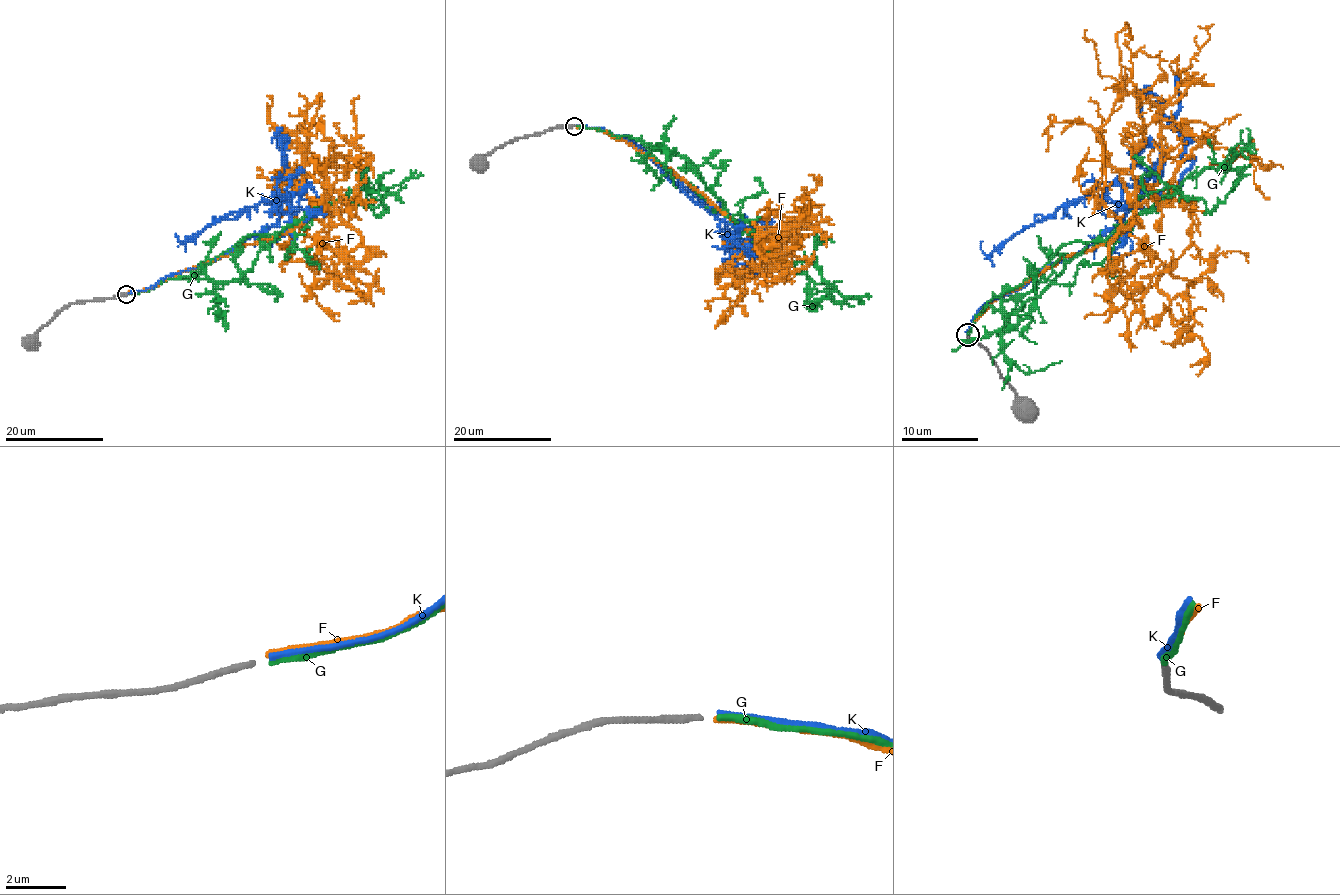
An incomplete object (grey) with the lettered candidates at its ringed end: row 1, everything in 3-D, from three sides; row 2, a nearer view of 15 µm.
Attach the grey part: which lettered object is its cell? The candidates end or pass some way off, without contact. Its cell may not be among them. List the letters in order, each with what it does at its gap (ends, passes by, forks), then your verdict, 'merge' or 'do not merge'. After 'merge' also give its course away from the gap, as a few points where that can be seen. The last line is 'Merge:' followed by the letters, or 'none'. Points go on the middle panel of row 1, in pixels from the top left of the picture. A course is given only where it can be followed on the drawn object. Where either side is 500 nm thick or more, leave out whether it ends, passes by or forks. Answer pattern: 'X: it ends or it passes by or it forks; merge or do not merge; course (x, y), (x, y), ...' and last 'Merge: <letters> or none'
F: it ends; do not merge
G: it ends; merge; course (576, 126), (639, 138), (774, 256), (793, 260), (812, 293), (833, 286), (843, 295), (866, 294), (869, 299)
K: it ends; do not merge
Merge: G

